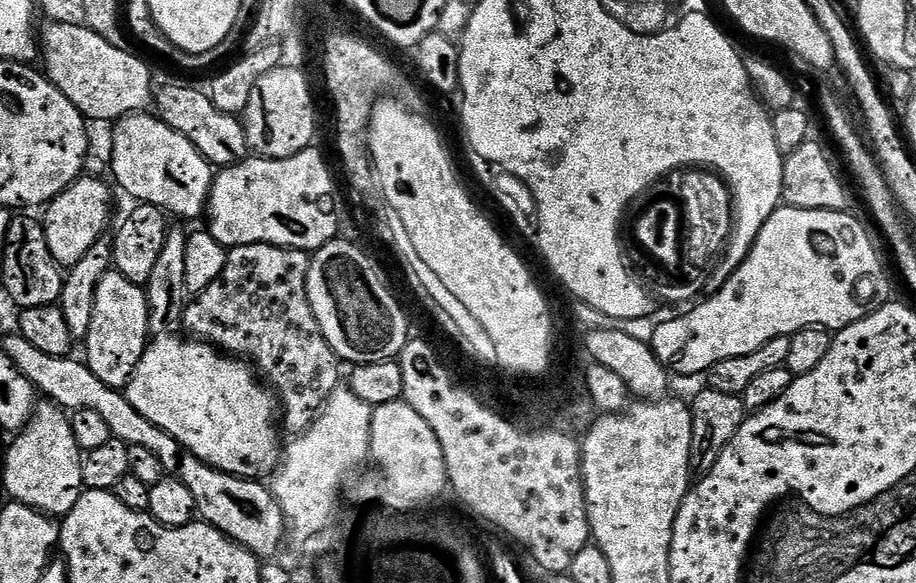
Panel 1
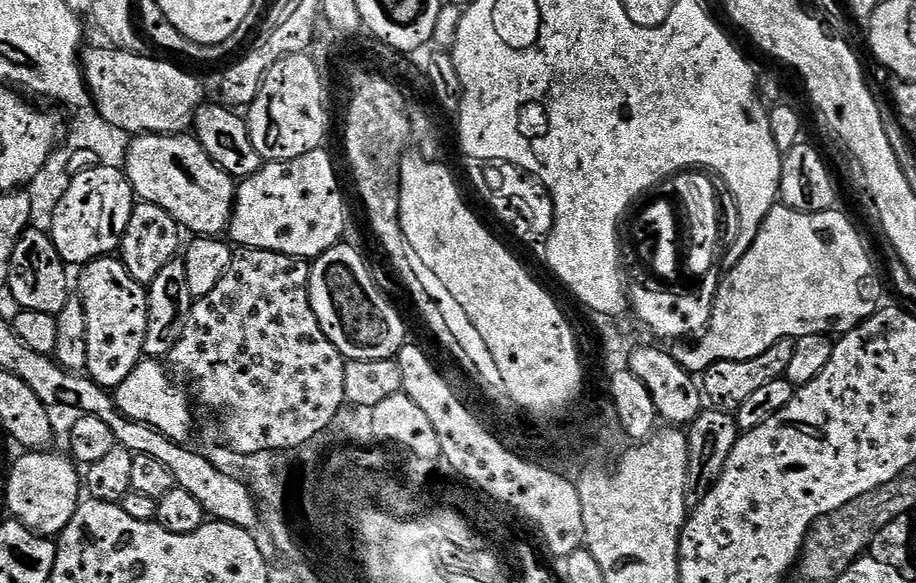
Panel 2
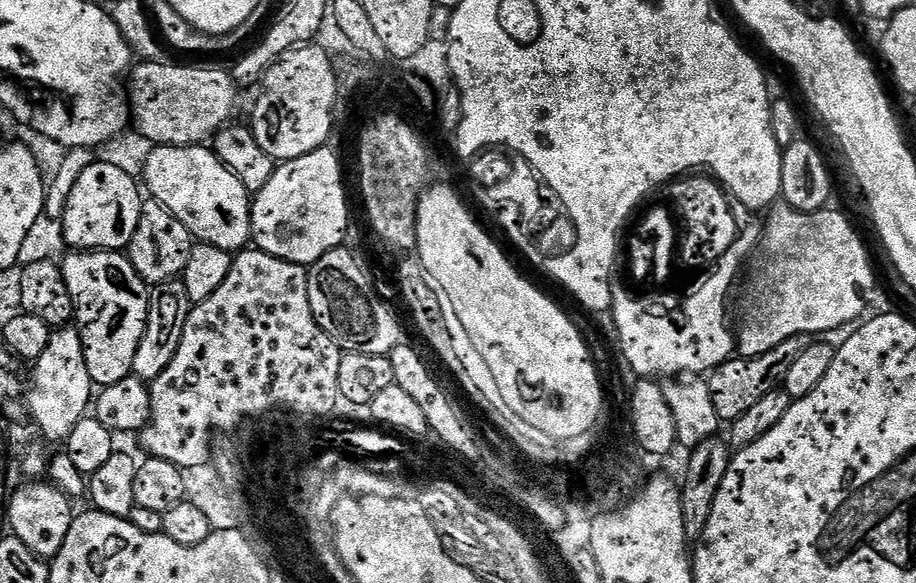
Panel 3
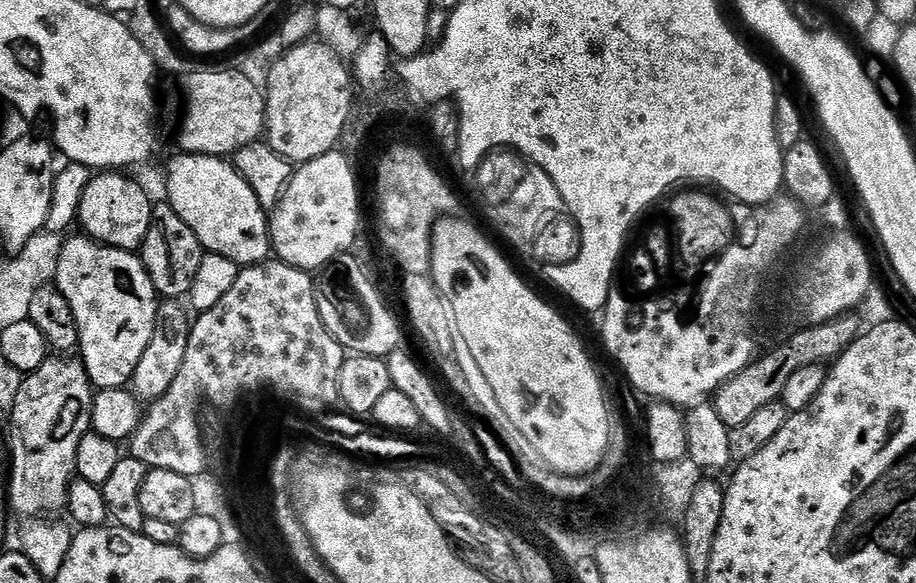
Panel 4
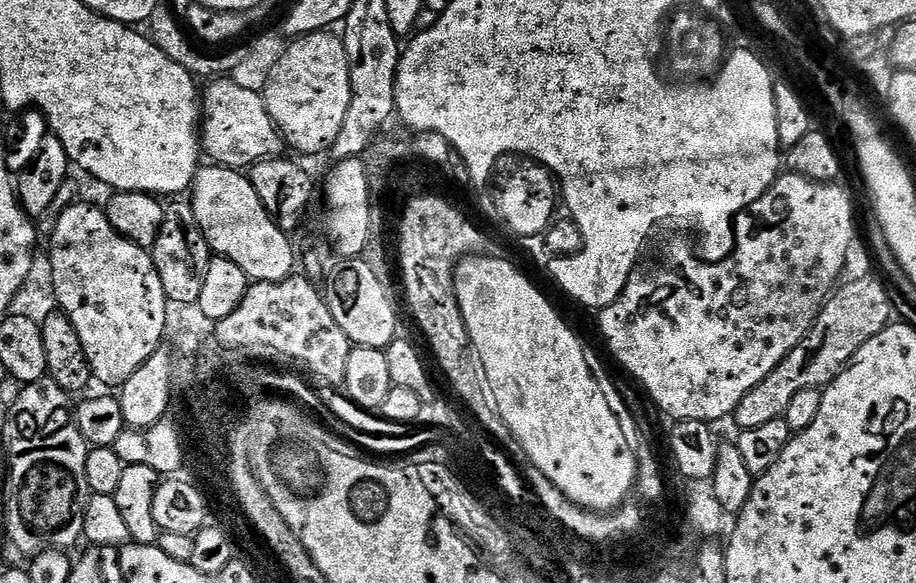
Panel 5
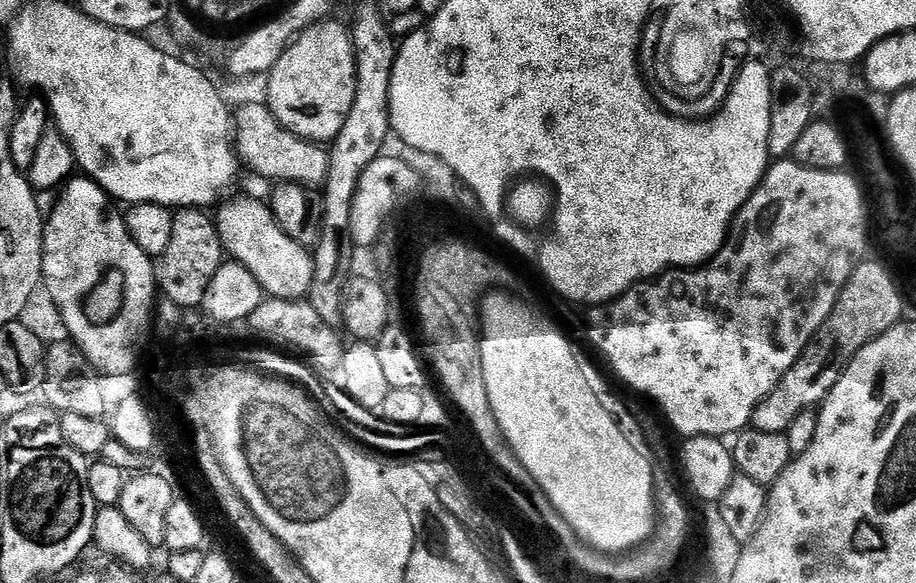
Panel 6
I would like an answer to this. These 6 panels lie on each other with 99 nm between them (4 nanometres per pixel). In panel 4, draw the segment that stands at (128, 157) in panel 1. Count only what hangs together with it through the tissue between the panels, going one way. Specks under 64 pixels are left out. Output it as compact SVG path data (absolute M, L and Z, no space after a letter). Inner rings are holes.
M176 154L166 165L169 180L167 203L198 234L205 252L222 254L241 266L263 264L272 252L270 220L266 209L254 198L254 190L239 176L227 159L218 156Z

